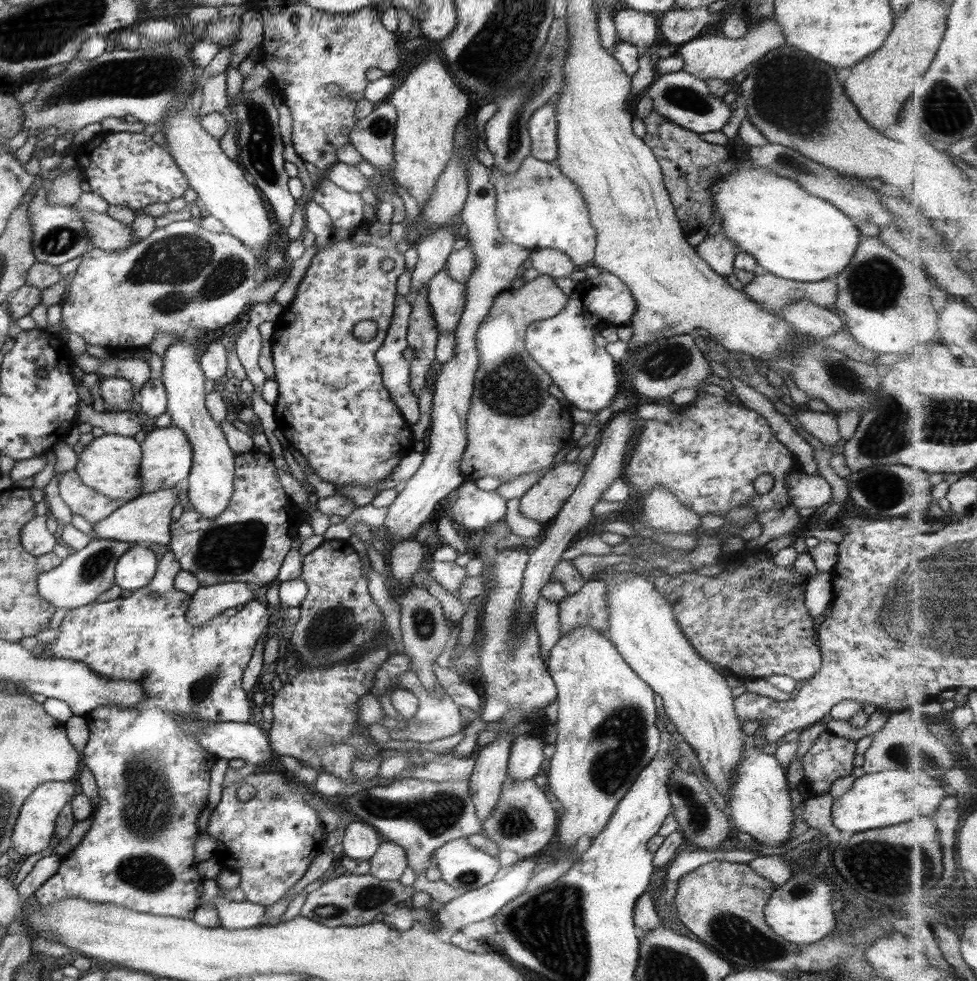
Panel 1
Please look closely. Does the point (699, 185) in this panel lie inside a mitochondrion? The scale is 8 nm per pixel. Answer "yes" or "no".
no

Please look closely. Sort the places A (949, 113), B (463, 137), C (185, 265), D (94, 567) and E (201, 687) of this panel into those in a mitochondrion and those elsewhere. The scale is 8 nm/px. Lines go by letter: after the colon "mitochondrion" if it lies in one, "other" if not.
A: mitochondrion
B: other
C: mitochondrion
D: mitochondrion
E: mitochondrion

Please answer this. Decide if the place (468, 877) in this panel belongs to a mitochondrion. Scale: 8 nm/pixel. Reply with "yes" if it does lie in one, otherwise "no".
yes

